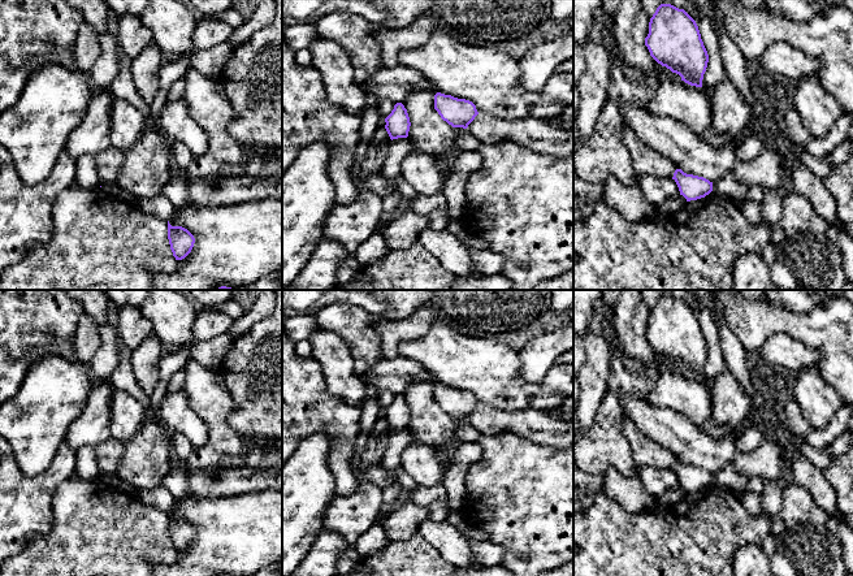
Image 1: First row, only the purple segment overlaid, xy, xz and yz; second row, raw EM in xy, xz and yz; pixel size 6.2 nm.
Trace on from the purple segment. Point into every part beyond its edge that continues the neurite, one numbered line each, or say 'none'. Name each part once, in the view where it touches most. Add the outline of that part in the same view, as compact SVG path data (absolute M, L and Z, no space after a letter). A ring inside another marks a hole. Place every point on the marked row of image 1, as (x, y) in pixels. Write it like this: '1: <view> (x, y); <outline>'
none

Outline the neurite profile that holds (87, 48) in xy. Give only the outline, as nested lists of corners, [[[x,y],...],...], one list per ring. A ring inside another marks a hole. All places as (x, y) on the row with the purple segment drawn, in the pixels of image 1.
[[[83,22],[78,30],[74,46],[75,68],[88,73],[101,52],[99,34],[88,22]]]

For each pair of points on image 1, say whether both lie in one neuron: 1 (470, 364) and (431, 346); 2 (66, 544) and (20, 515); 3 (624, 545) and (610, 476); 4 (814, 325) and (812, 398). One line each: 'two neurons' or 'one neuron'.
1: one neuron
2: two neurons
3: two neurons
4: two neurons

